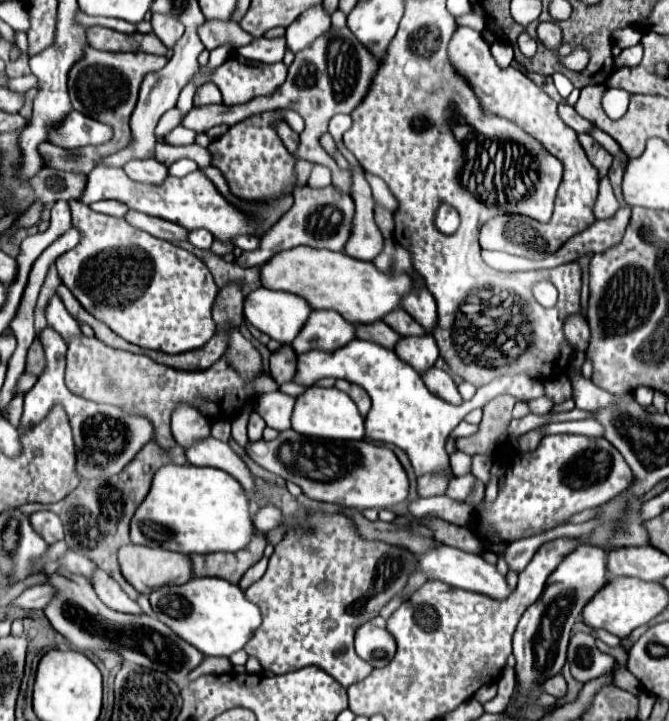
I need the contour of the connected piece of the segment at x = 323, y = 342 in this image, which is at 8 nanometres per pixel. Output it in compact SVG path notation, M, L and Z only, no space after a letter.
M313 311L307 327L291 343L293 351L299 355L315 347L325 351L335 351L355 339L355 325L347 323L335 311Z

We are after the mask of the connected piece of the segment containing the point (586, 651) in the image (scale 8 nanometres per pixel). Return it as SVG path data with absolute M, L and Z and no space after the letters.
M573 633L567 659L571 663L571 675L581 683L609 675L615 663L611 655L597 649L595 637L589 633Z

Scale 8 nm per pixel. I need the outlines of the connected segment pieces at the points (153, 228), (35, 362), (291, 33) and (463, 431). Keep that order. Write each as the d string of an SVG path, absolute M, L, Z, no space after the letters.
M129 211L125 215L125 219L135 225L137 229L141 231L147 231L151 233L153 237L159 237L163 241L185 241L189 231L177 223L171 223L171 221L165 221L165 219L159 219L159 217L151 217L151 215L143 215L139 211Z
M39 337L33 341L33 345L29 349L29 355L27 355L27 371L35 373L35 375L41 375L43 373L43 347L41 347Z
M313 7L311 11L305 11L287 27L287 49L293 53L299 53L307 49L319 35L325 35L331 29L331 19L323 11L323 7Z
M461 421L461 423L453 429L451 437L459 439L459 437L469 437L469 435L473 435L473 433L477 433L477 425L471 425L471 423L467 423L467 421Z

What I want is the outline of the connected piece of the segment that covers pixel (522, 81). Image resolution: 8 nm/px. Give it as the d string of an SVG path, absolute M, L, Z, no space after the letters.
M457 27L449 43L449 55L451 55L451 63L459 67L459 73L467 75L467 81L471 83L471 87L475 87L475 95L479 95L483 109L487 113L497 113L517 123L521 129L525 129L529 135L541 141L543 147L547 147L551 155L559 157L559 161L565 167L563 181L556 195L553 215L547 225L541 225L523 215L507 215L507 217L497 217L485 223L479 235L481 249L507 251L511 255L521 255L529 259L543 259L555 253L567 239L581 233L595 221L593 203L595 203L597 187L599 187L597 169L591 165L581 143L577 141L577 133L571 127L567 127L563 119L559 117L557 113L559 103L551 99L543 89L539 89L519 69L511 65L499 67L489 51L489 43L483 39L479 31L471 27Z

